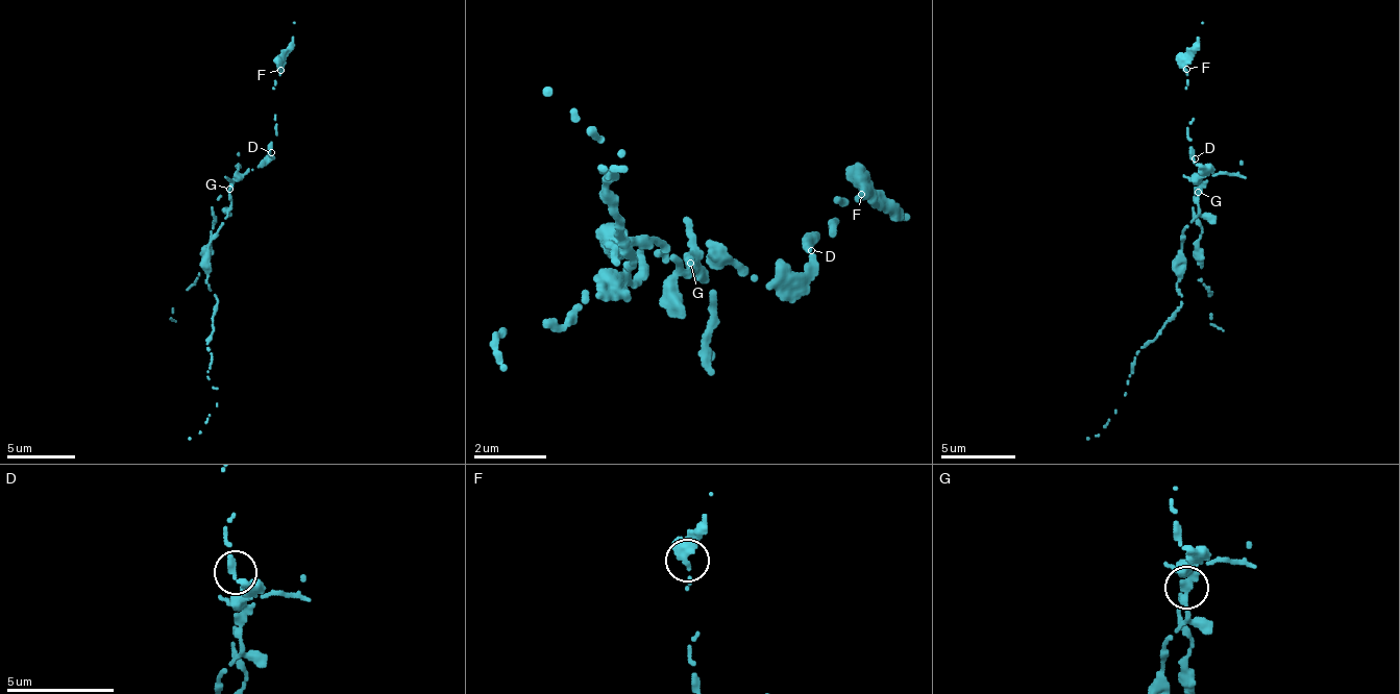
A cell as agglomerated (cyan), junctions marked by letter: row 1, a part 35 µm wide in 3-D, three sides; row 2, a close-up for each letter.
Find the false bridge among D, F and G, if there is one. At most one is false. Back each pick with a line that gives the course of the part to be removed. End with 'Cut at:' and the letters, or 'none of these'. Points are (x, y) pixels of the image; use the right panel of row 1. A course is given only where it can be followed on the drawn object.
G: course (1199, 191), (1199, 214), (1181, 233), (1175, 290), (1182, 305), (1138, 352), (1114, 412), (1087, 440)
Cut at: G

